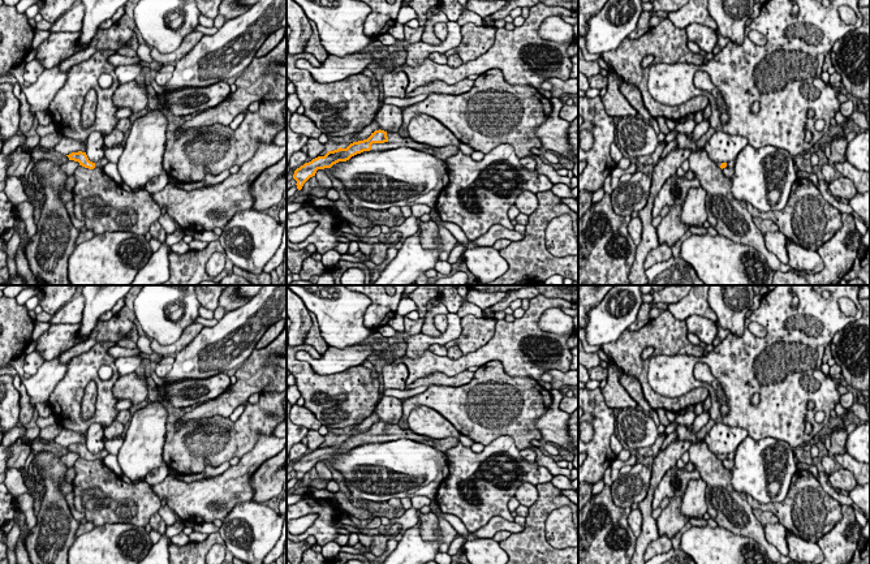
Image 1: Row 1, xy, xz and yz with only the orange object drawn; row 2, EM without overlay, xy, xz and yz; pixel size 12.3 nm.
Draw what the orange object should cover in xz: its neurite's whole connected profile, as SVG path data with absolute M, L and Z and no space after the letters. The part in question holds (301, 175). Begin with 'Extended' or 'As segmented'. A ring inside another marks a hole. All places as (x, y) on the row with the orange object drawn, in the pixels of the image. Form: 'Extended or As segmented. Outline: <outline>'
Extended. Outline: M375 130L367 139L350 143L346 148L337 148L328 151L324 156L318 156L309 163L305 163L294 171L293 178L297 181L297 189L301 190L303 184L313 176L318 169L331 168L339 162L346 162L352 156L363 151L384 151L399 147L409 147L418 151L428 152L438 159L445 160L460 151L458 146L448 145L445 147L431 147L421 145L413 139L402 138L399 133L389 133L384 130Z

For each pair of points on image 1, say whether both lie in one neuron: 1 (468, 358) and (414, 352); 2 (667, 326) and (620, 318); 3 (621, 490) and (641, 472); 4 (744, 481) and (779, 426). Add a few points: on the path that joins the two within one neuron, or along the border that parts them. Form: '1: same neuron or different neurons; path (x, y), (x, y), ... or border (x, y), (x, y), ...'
1: different neurons; border (427, 348), (417, 357), (404, 356)
2: different neurons; border (627, 328), (615, 340), (607, 341), (602, 347)
3: same neuron; path (627, 486), (636, 477)
4: different neurons; border (748, 435), (757, 440), (782, 439), (793, 448)

